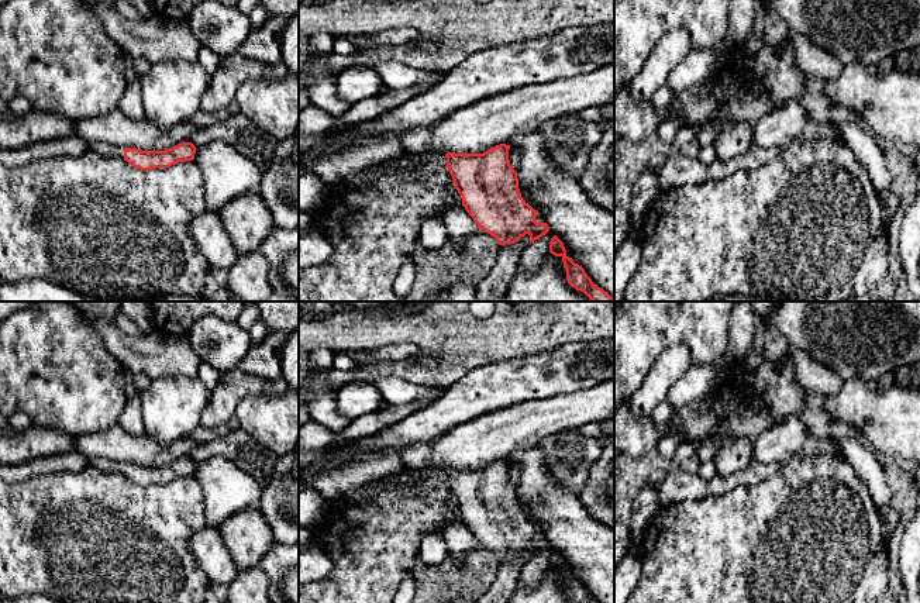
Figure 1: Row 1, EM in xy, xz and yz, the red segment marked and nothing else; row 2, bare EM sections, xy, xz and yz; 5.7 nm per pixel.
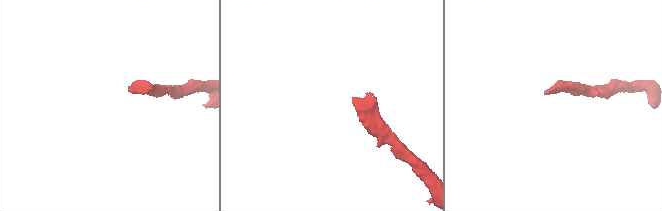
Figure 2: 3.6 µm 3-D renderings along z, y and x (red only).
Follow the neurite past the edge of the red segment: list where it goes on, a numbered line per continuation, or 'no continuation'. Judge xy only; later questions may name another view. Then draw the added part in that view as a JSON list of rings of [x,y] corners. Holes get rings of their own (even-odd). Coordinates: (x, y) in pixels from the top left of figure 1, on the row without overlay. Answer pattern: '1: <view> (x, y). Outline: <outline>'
1: xy (102, 465). Outline: [[[89,459],[89,464],[103,473],[120,473],[124,475],[124,464],[117,464],[110,459]]]

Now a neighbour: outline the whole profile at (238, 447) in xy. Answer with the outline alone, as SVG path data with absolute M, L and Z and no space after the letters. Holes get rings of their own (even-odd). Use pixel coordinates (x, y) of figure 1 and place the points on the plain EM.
M241 428L225 437L207 441L192 452L192 459L200 462L213 456L223 456L251 475L262 487L275 478L275 462L279 456L263 448Z

